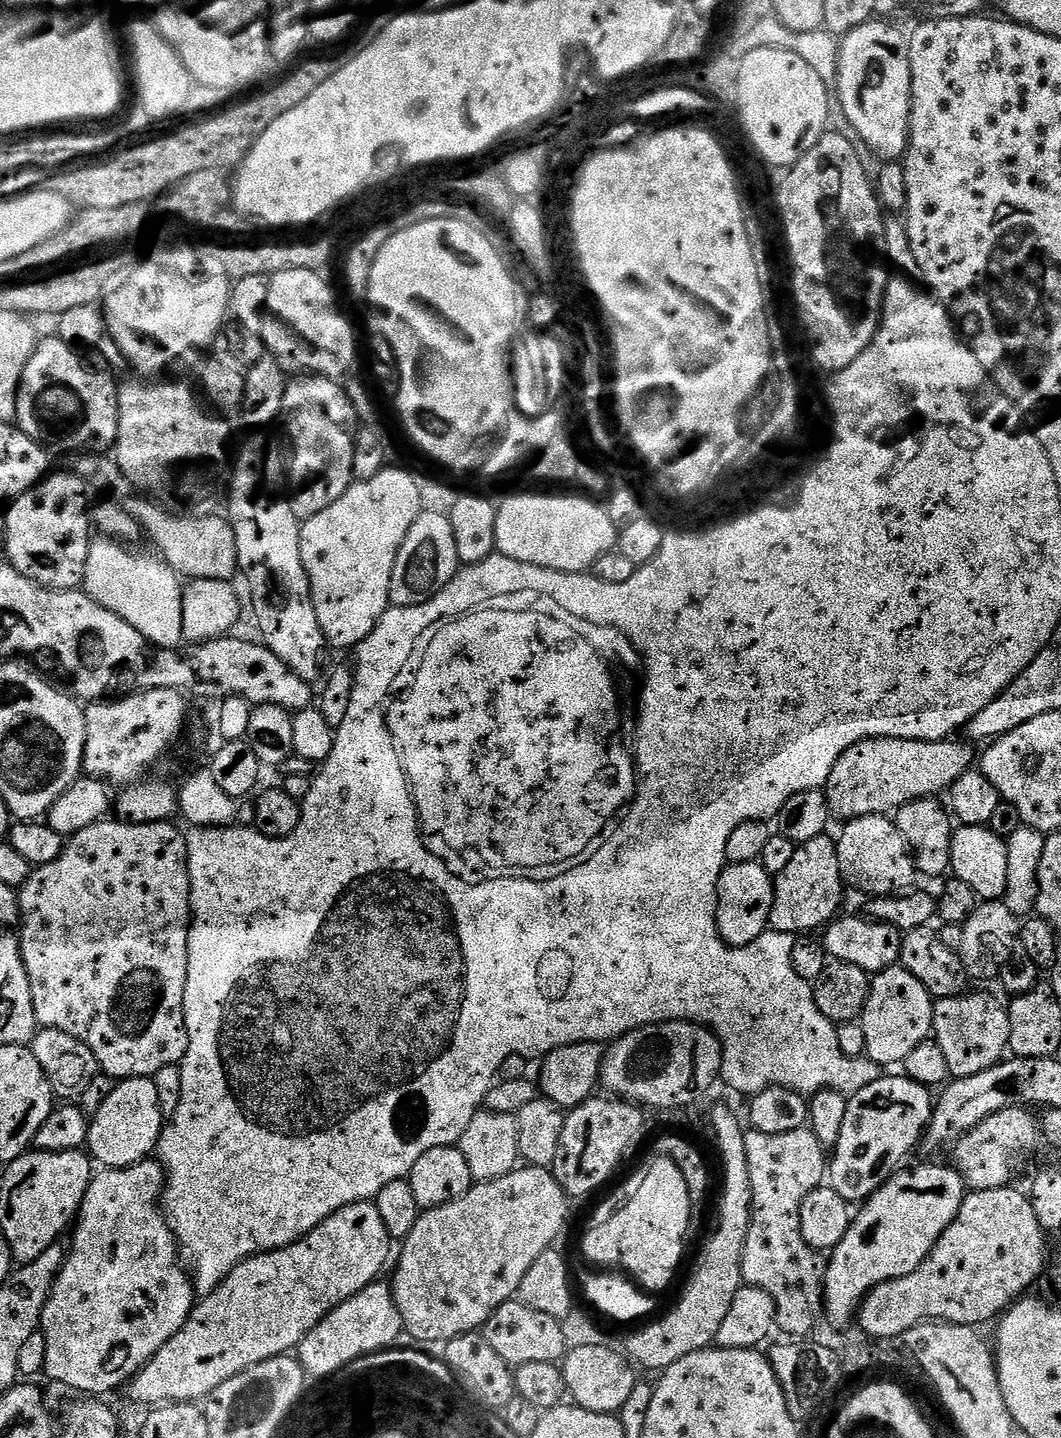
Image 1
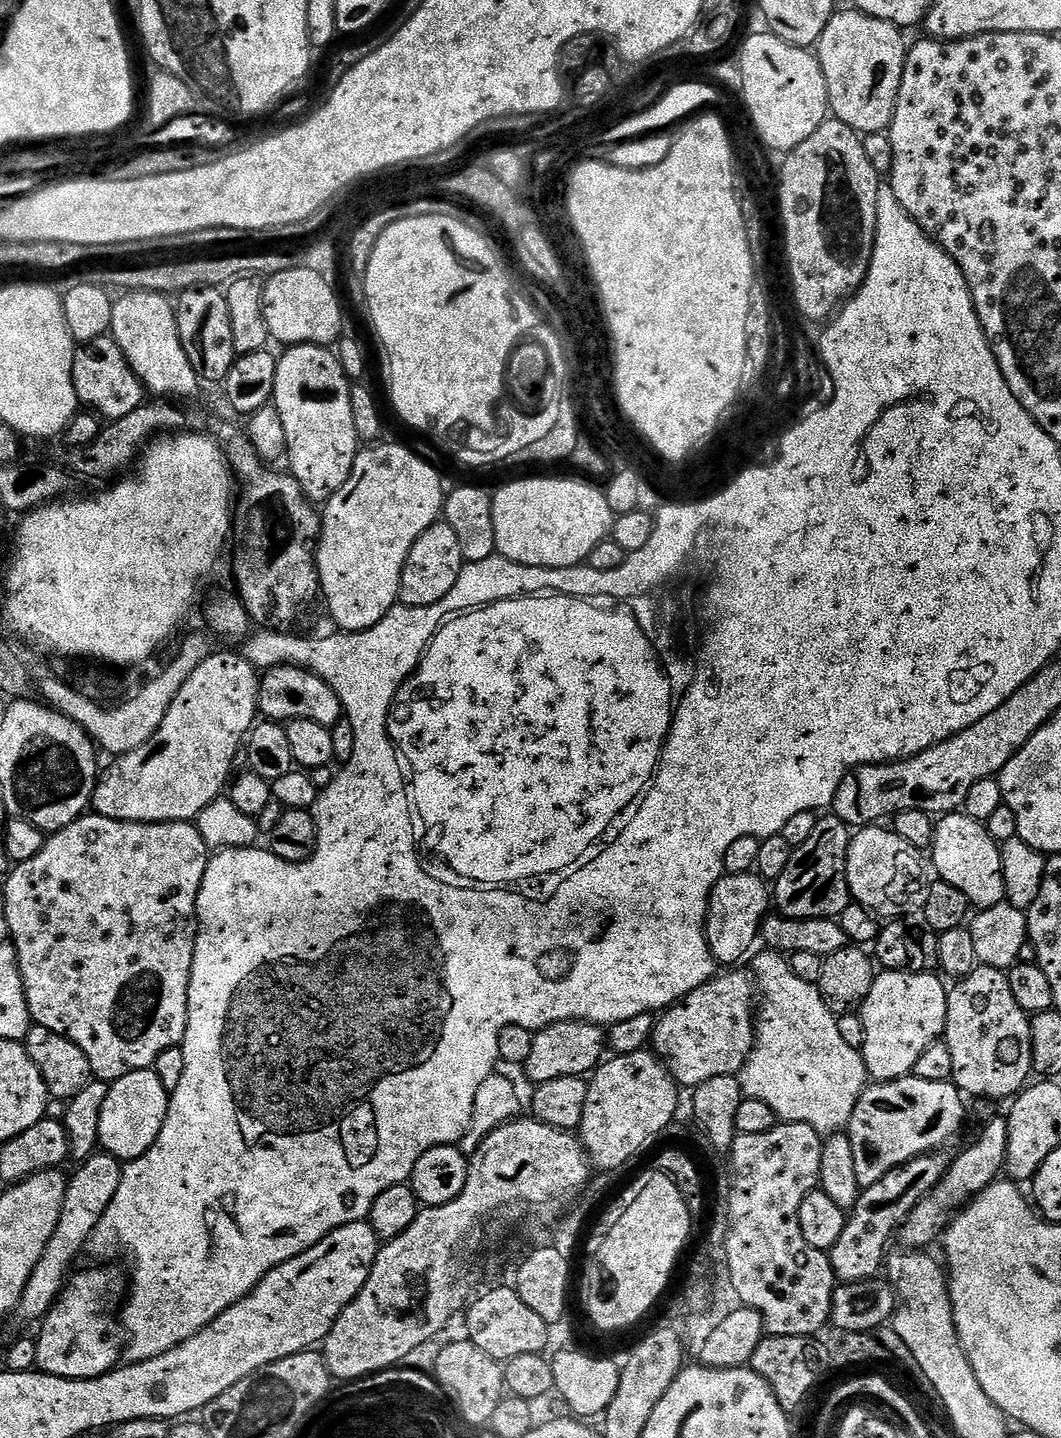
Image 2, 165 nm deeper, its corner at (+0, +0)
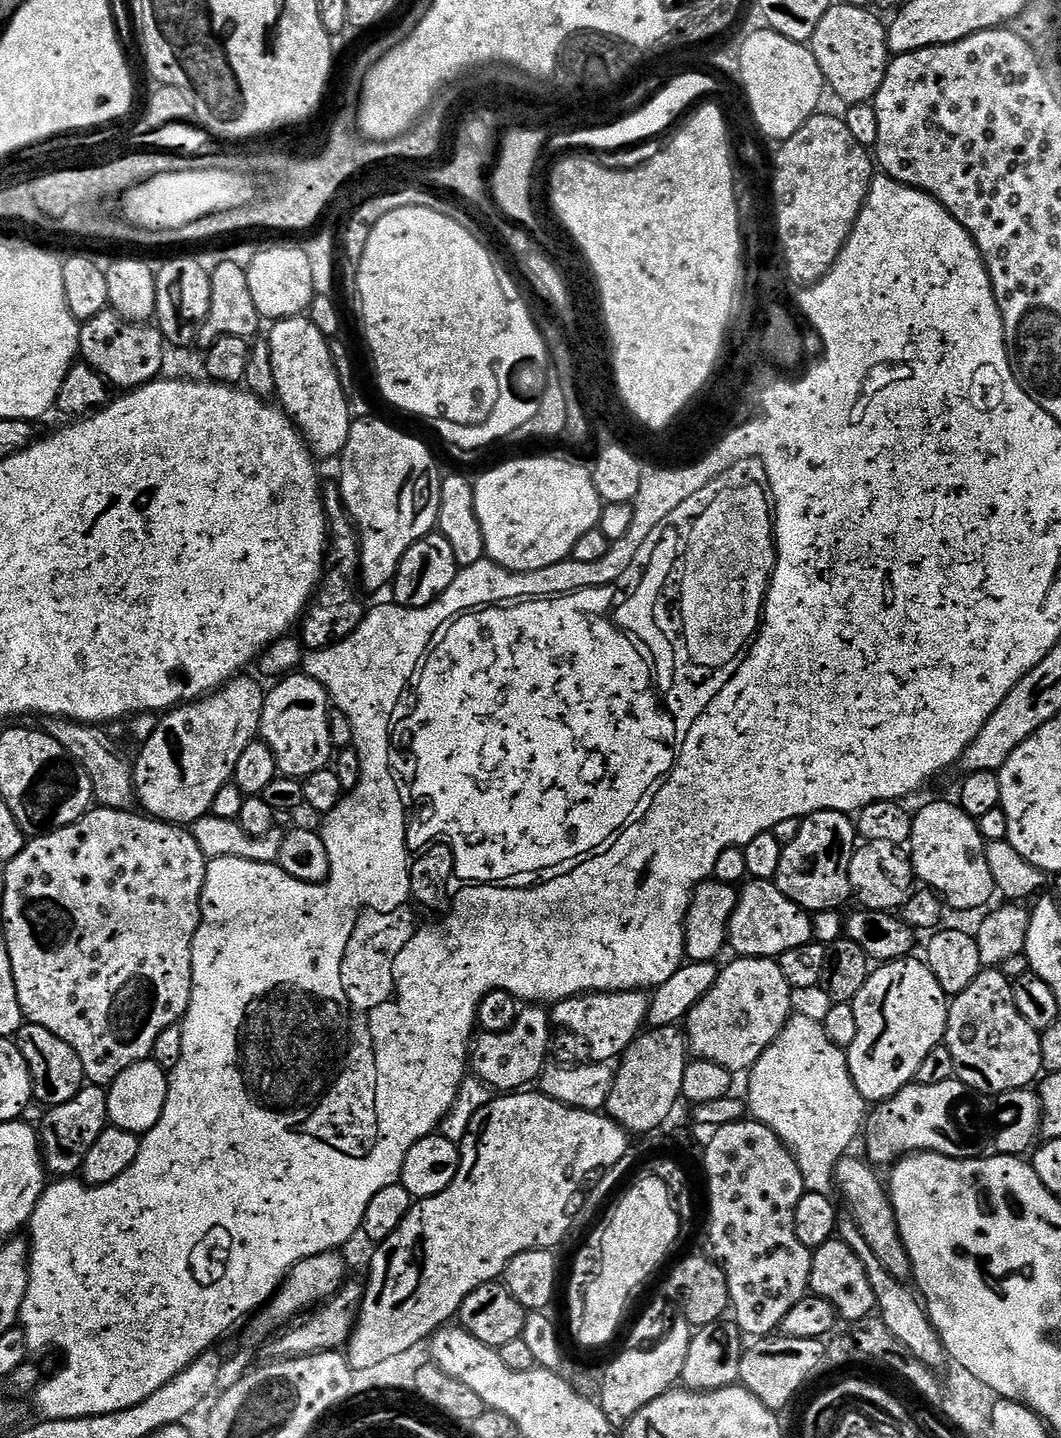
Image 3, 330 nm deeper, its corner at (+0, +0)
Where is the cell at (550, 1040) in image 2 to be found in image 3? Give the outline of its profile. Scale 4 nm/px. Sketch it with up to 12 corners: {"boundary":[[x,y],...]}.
{"boundary":[[585,992],[550,1015],[616,1062],[645,1031],[650,996]]}

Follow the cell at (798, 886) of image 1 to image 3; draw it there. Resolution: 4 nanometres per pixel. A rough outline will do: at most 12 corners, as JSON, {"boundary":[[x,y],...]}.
{"boundary":[[815,812],[775,883],[809,914],[843,909],[858,847],[851,815]]}

